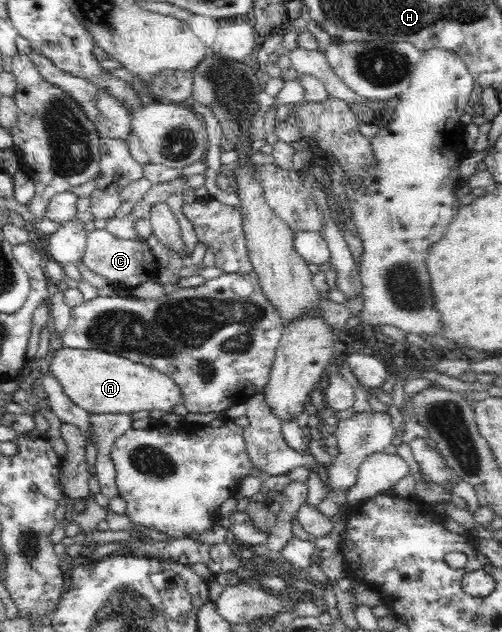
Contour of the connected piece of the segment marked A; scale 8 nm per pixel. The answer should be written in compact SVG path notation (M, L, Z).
M63 346L51 353L43 366L61 384L67 399L89 414L131 414L139 410L173 413L175 406L183 402L181 389L169 376L103 350Z

